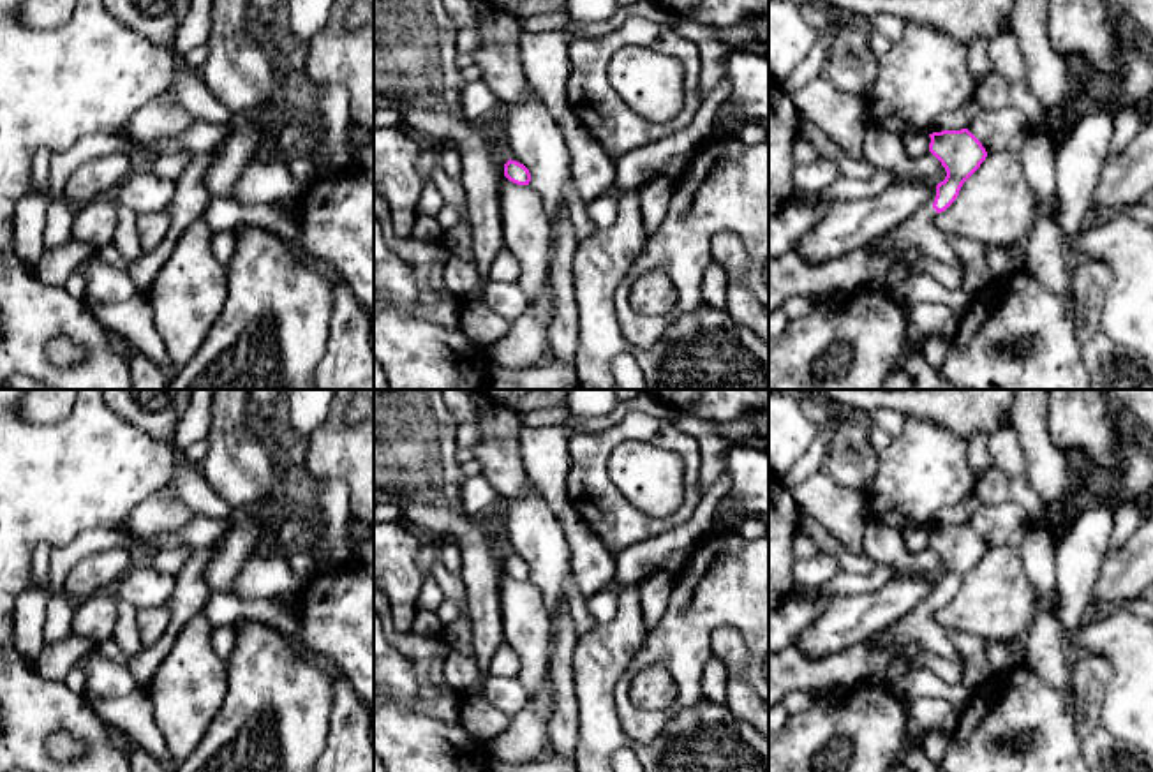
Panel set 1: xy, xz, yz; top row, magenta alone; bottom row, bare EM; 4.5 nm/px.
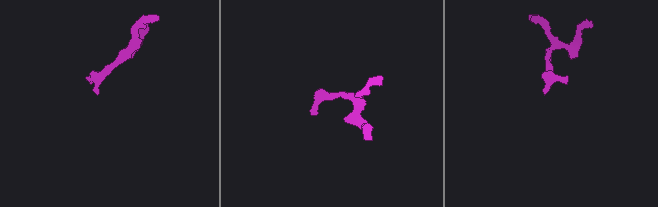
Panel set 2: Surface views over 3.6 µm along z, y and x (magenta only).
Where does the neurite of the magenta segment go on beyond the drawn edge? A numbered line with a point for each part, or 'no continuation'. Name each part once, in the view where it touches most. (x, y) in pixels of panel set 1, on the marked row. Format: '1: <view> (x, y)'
1: yz (919, 233)

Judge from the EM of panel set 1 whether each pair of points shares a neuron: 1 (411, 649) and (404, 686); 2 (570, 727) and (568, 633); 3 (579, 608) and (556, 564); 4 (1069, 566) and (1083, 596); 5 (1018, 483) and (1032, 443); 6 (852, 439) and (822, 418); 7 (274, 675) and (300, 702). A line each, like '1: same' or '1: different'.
1: different
2: same
3: different
4: same
5: different
6: different
7: same

